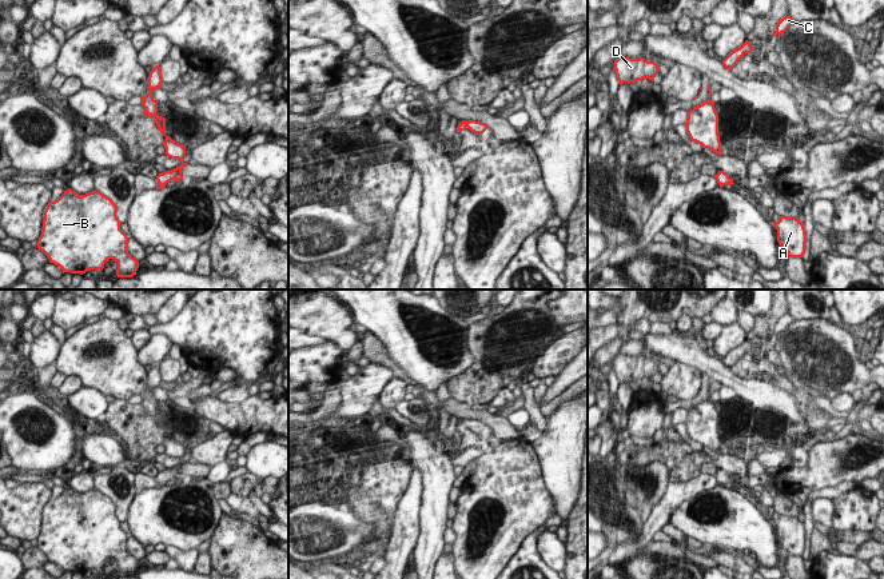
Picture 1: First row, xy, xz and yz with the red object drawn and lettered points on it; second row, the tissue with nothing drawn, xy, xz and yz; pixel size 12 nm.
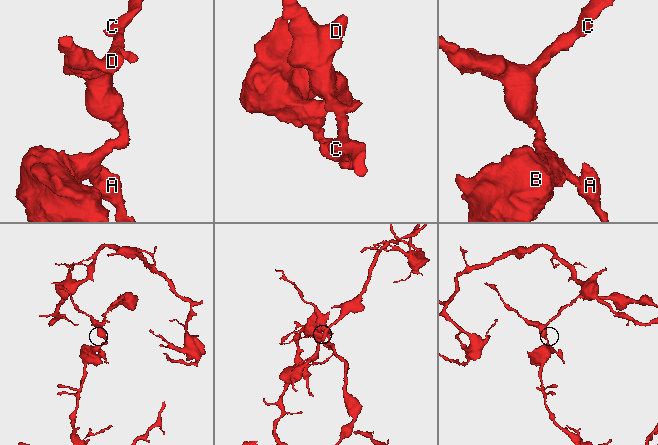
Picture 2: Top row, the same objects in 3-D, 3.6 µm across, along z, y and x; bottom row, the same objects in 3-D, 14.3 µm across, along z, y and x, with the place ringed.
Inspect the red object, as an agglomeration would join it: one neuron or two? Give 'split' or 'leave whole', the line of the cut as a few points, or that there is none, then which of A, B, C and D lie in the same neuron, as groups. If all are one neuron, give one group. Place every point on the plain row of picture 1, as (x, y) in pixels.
leave whole; no cut; A B C D

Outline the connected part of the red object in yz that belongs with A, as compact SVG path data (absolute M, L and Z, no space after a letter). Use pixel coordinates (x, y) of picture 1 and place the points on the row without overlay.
M781 515L779 520L775 522L777 528L777 540L788 551L789 556L804 556L807 532L804 522L797 516Z

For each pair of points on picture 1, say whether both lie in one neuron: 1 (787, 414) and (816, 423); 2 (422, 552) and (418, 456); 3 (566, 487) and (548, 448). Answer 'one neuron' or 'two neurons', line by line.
1: two neurons
2: one neuron
3: one neuron

